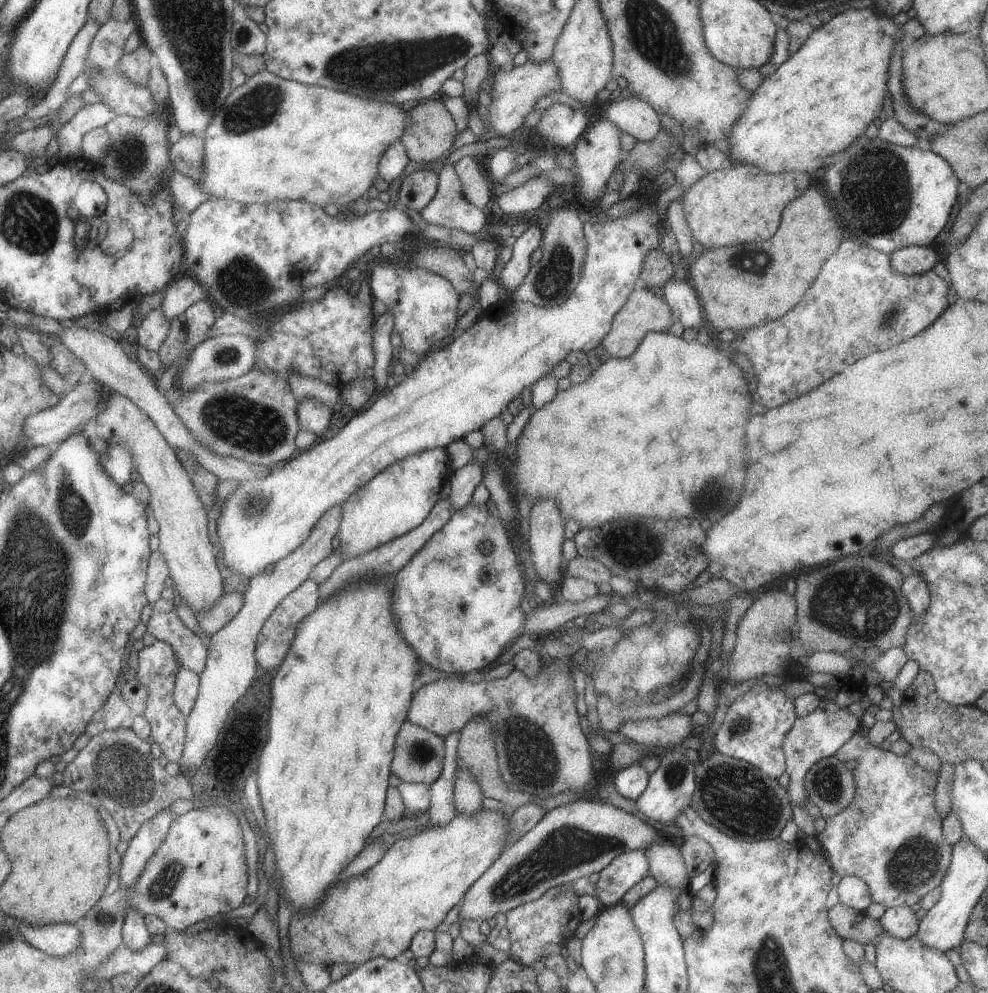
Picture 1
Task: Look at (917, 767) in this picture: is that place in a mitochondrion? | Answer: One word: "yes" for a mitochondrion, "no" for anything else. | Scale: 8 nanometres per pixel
no

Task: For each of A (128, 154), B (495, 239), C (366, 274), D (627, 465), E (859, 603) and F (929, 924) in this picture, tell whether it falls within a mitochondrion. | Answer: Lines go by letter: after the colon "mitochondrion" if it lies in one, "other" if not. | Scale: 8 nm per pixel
A: mitochondrion
B: other
C: other
D: other
E: mitochondrion
F: other

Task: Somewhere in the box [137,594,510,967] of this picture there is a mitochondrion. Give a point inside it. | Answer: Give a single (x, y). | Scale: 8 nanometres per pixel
(169, 879)

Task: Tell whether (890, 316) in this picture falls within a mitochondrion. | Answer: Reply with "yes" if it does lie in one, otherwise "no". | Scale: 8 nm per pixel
yes

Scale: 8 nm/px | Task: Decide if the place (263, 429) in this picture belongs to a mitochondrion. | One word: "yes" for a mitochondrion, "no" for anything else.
yes

